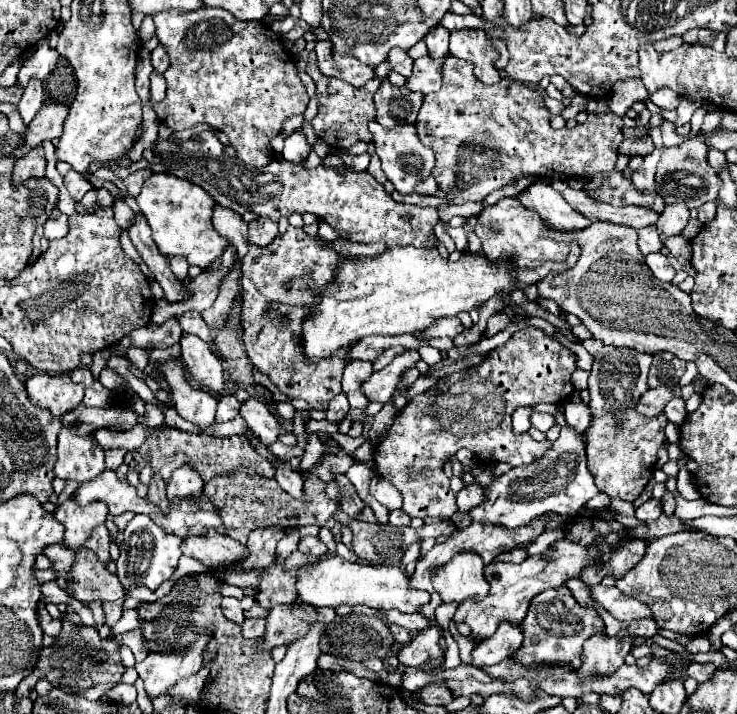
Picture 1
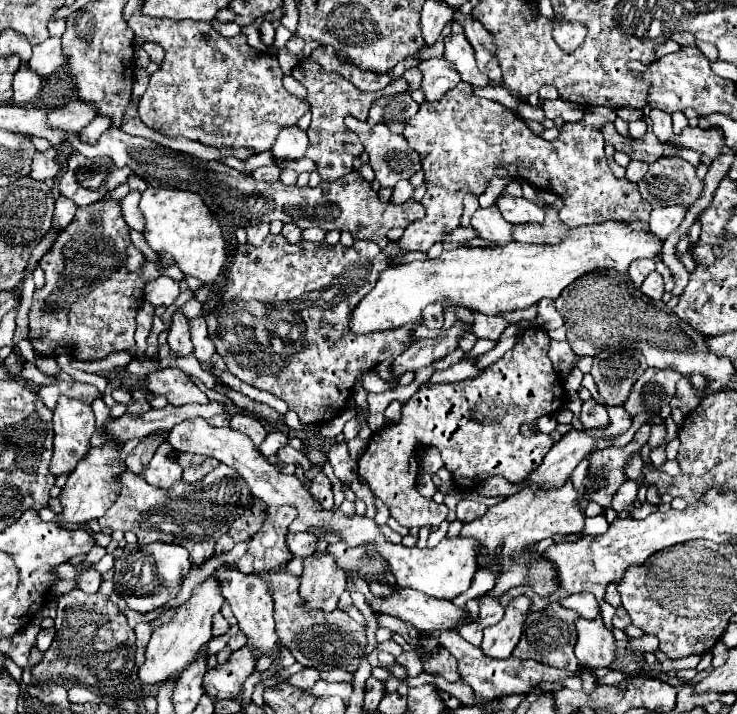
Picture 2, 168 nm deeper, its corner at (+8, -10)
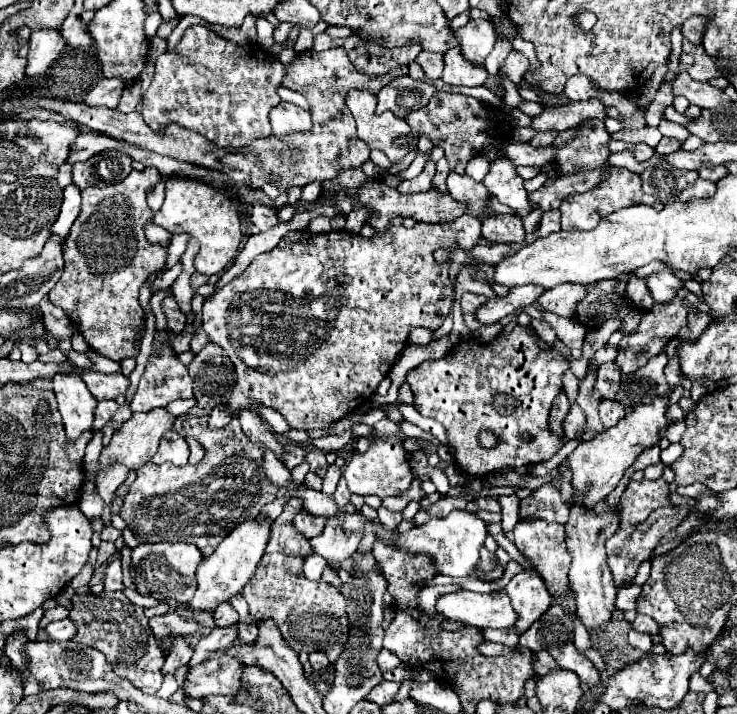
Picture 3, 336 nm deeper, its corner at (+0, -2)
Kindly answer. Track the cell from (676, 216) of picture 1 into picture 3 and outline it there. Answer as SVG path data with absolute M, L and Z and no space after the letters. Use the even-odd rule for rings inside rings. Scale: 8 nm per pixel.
M697 180L693 186L687 186L679 196L677 200L679 202L691 202L691 200L699 200L699 198L709 198L715 190L715 184L713 182L707 182L707 180Z

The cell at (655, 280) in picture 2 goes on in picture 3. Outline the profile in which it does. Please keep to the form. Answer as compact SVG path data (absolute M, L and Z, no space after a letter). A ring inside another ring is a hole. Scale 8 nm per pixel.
M673 272L651 274L645 278L645 282L647 282L655 302L669 302L675 296L675 292L683 286L683 282Z

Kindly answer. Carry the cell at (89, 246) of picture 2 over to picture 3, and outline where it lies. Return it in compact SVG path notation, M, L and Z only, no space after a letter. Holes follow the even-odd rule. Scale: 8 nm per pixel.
M155 168L131 170L131 174L107 188L89 186L81 190L81 214L73 222L63 246L63 276L49 292L49 300L79 316L79 332L89 348L111 360L137 358L137 336L145 334L145 312L139 306L139 290L147 276L161 270L167 248L149 244L143 226L153 218L153 210L145 202L145 192L161 180Z

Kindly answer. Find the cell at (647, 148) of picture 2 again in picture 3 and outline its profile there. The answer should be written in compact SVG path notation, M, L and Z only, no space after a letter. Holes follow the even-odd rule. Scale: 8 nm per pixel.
M663 136L661 142L655 146L655 152L659 152L659 154L673 154L679 148L681 148L681 144L675 138L665 138Z

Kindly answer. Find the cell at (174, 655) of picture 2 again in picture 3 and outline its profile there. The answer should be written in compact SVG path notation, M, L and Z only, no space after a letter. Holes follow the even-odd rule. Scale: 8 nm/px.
M247 520L241 526L237 526L219 546L217 550L203 558L203 562L197 566L197 590L193 600L189 602L189 608L195 612L215 612L215 608L223 602L229 602L233 596L241 592L241 588L249 582L253 576L257 562L261 560L265 546L269 540L269 524L257 524L255 520Z

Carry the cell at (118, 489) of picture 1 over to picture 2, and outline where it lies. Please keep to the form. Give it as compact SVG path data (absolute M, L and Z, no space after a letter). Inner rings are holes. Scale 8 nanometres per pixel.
M219 464L199 482L189 484L181 480L169 490L155 488L129 470L121 476L121 482L123 488L119 500L107 510L99 524L115 530L119 528L123 532L129 530L141 544L179 544L189 550L191 564L203 564L209 560L215 554L215 542L229 530L229 522L233 522L241 510L253 506L253 496L247 482L225 464Z

